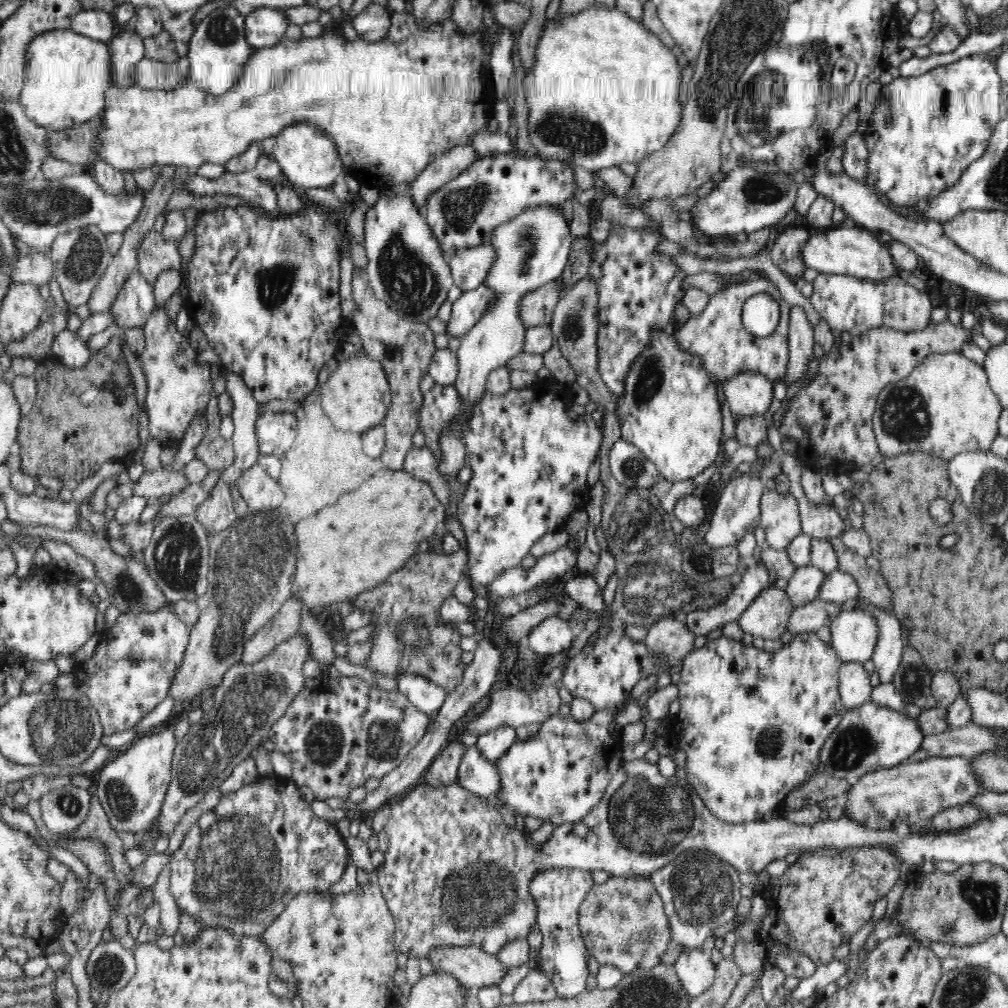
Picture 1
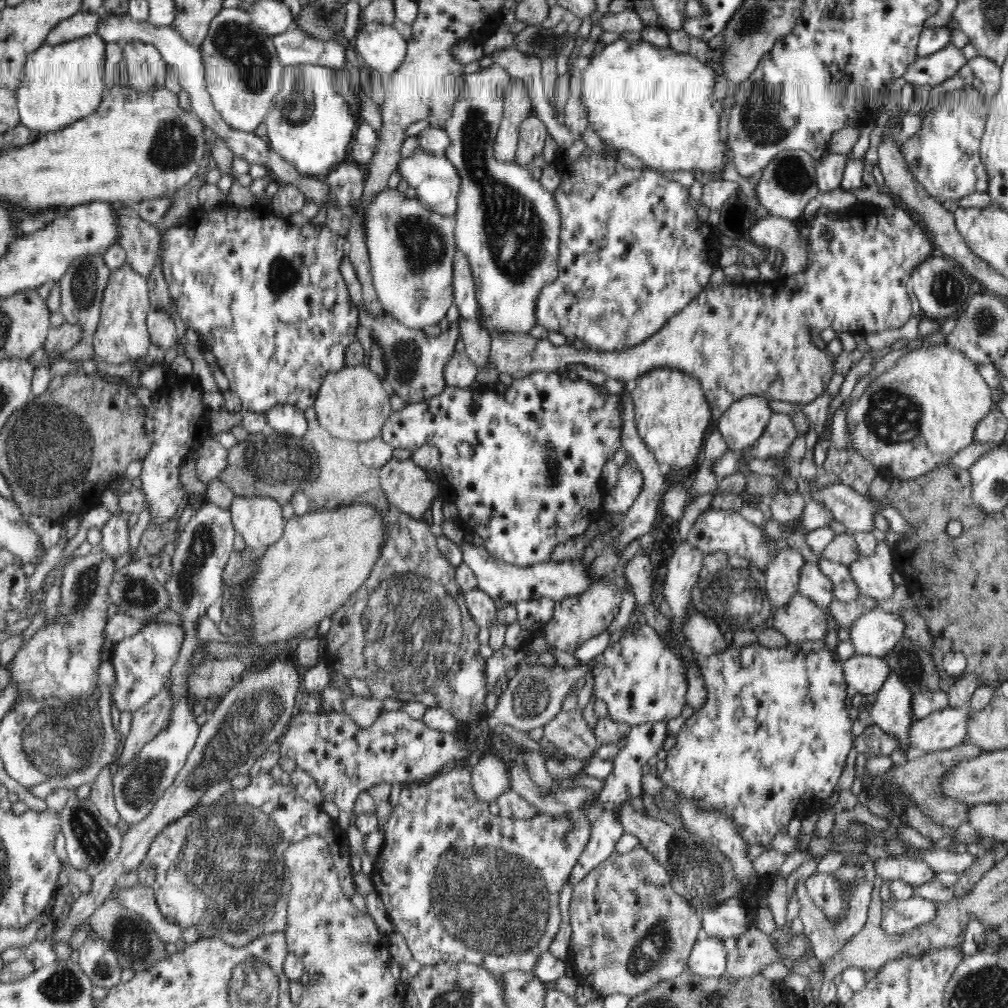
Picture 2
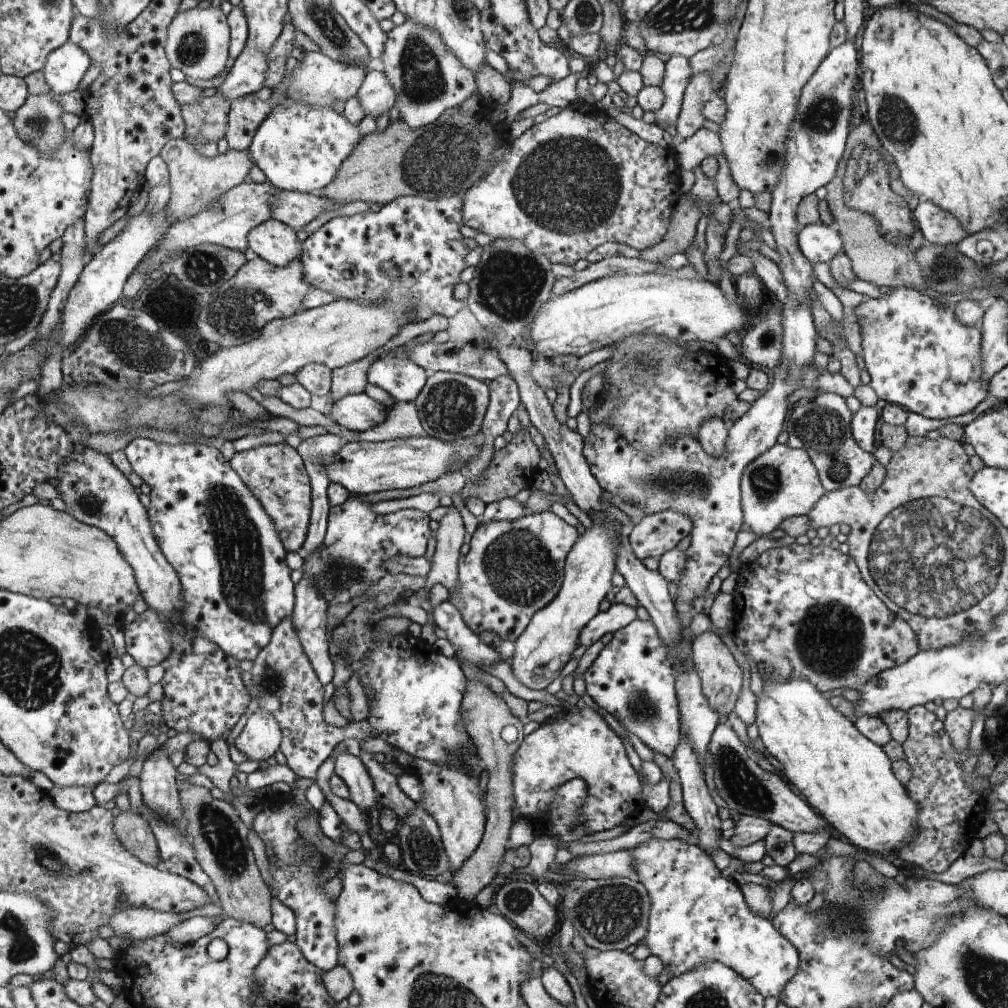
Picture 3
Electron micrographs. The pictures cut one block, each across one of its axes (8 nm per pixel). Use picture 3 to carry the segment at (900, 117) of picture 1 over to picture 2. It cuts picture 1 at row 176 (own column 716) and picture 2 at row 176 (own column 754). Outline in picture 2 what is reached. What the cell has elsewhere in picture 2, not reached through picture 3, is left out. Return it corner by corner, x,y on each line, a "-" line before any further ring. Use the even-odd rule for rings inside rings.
967,84
945,95
940,108
924,118
921,130
898,145
913,178
940,203
960,200
968,194
984,194
988,190
988,173
980,158
980,138
985,132
988,100

